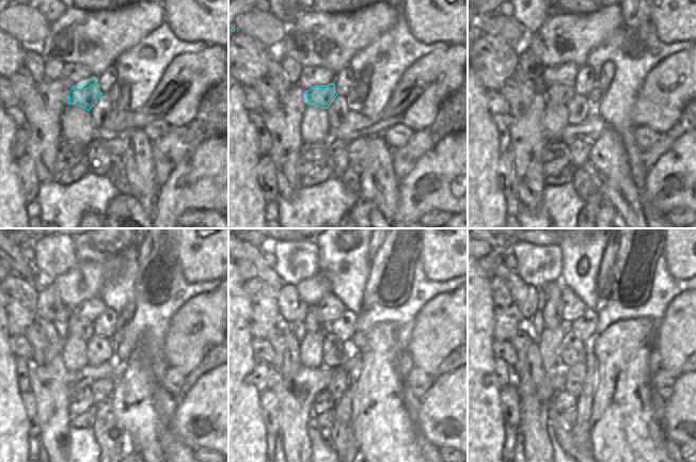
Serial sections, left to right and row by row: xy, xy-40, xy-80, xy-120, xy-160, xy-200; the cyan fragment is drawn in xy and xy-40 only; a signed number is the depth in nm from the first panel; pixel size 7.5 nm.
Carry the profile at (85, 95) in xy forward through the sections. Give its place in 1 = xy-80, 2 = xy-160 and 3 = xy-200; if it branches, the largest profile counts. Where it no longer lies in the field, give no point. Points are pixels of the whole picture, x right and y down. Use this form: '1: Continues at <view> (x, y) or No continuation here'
1: Continues at xy-80 (559, 93)
2: Continues at xy-160 (313, 323)
3: Continues at xy-200 (552, 313)

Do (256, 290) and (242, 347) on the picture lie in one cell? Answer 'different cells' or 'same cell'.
different cells

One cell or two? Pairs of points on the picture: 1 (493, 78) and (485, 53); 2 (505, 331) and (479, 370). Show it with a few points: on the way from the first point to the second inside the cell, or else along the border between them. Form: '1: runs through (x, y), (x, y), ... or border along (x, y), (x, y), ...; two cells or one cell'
1: runs through (493, 72), (493, 62), (491, 60); one cell
2: border along (492, 313), (493, 338); two cells

